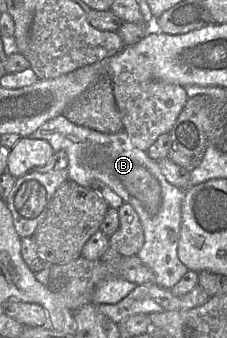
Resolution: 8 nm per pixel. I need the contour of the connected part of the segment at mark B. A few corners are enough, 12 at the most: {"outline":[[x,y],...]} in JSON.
{"outline":[[62,114],[27,137],[67,154],[68,179],[101,181],[135,209],[137,257],[157,285],[188,272],[177,253],[186,189],[114,134]]}

